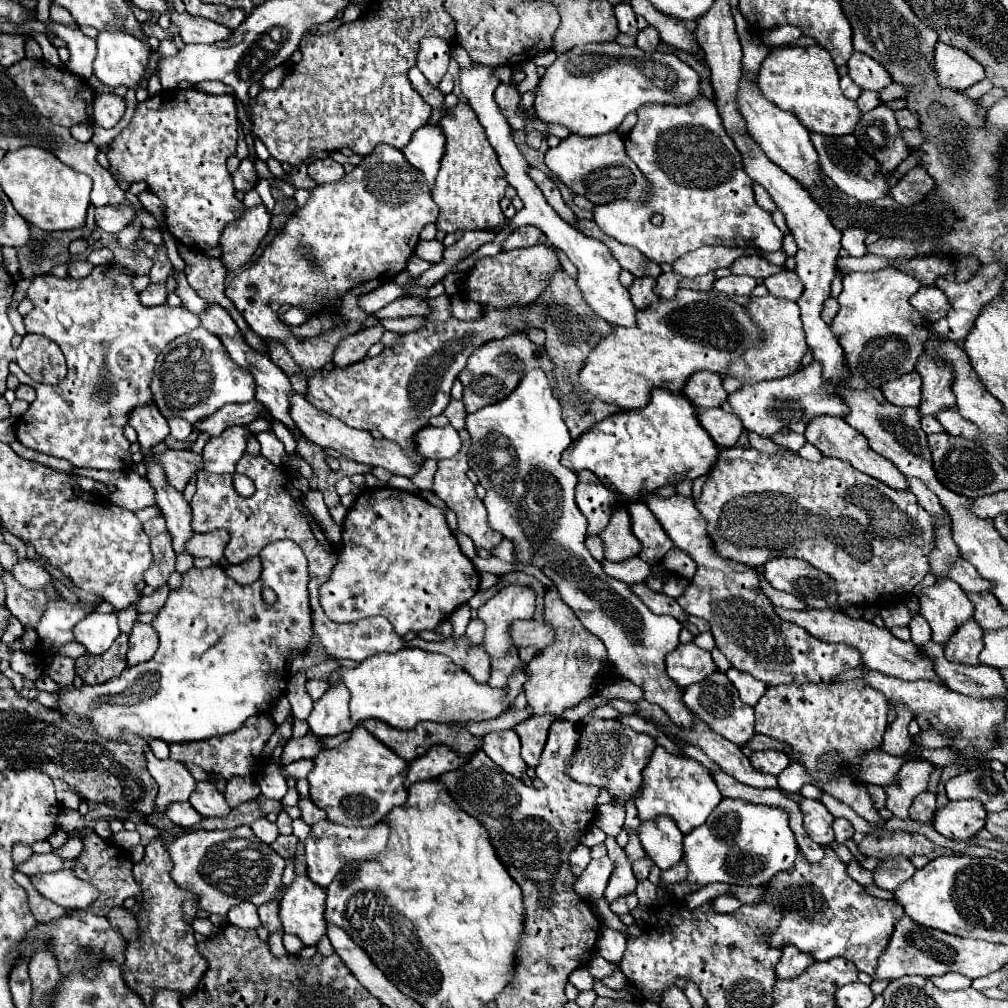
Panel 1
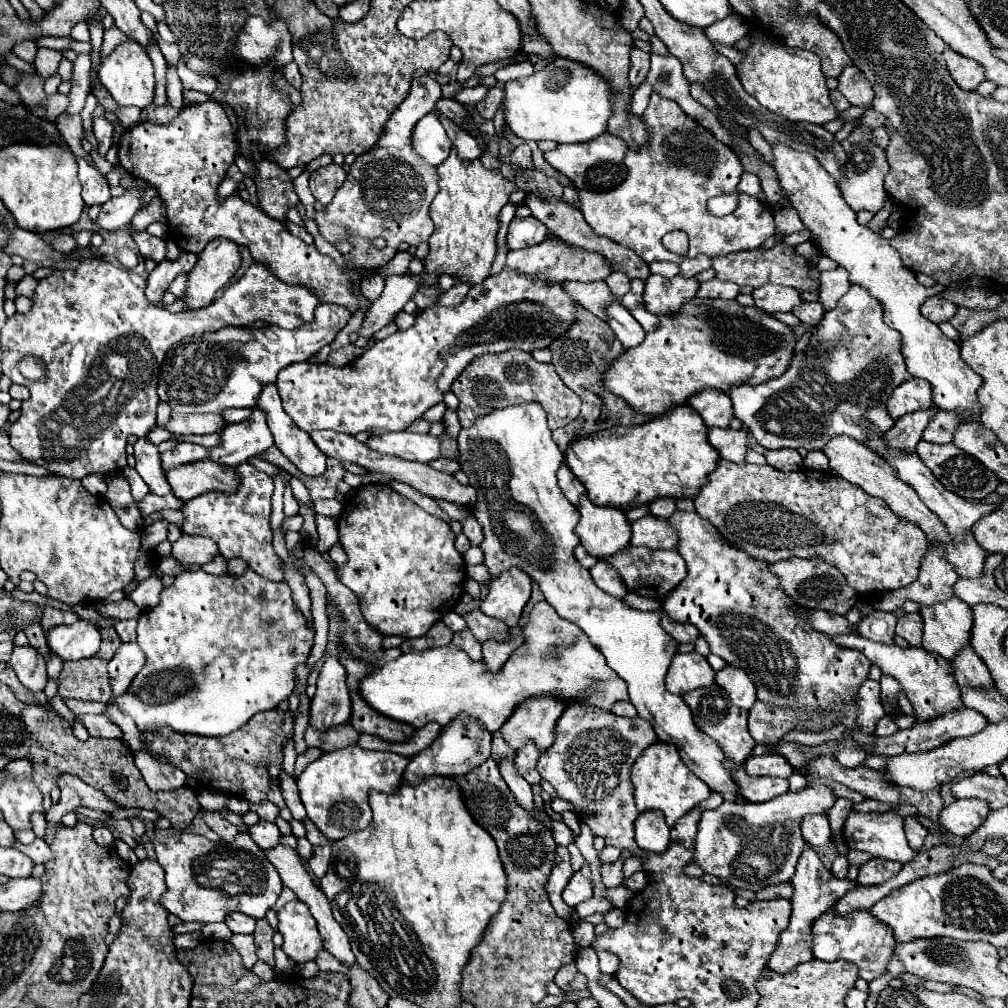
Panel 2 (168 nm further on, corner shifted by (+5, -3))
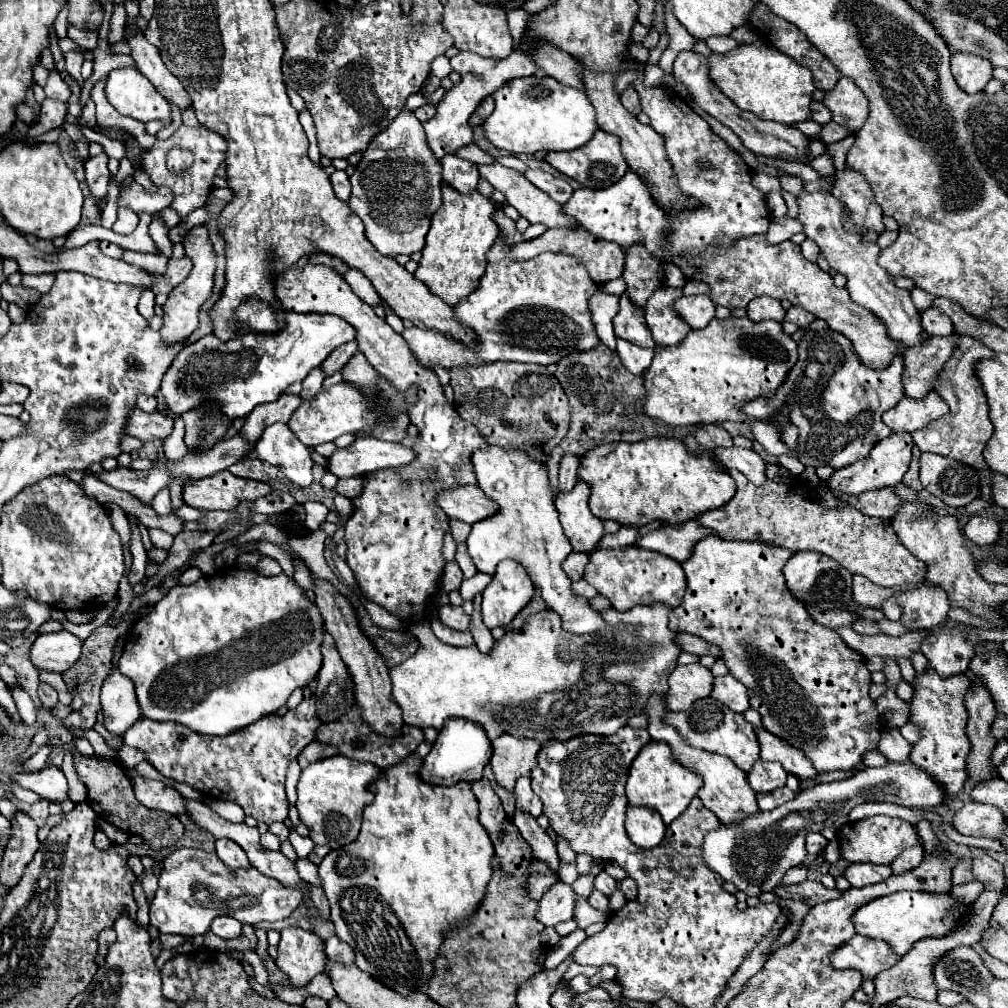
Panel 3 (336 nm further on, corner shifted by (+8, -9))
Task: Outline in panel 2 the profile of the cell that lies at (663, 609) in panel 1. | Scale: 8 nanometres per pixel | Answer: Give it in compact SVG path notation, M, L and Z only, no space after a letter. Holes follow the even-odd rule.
M662 612L662 628L678 642L678 644L686 644L686 642L696 642L700 638L700 632L696 626L692 624L676 624L674 620L670 620L666 616L666 612Z

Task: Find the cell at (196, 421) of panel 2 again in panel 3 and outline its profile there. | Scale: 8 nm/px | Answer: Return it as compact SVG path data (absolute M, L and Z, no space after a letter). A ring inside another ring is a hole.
M133 410L129 418L127 432L143 442L147 440L165 440L173 432L173 420L161 412L147 414L143 410Z

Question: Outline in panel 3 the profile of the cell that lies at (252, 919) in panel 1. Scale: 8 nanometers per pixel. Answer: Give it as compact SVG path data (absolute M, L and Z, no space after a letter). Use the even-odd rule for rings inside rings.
M219 916L211 924L211 932L223 940L233 940L233 938L241 936L241 928L243 928L243 924L231 916Z

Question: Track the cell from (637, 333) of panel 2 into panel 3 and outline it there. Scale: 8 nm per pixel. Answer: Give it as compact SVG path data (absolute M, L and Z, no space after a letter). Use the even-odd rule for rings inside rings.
M617 338L617 354L621 356L623 366L635 376L641 376L653 360L653 348L633 346L633 342L625 342L623 338Z

